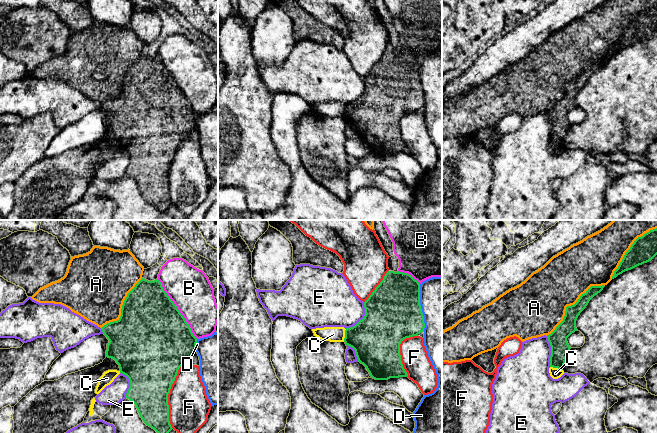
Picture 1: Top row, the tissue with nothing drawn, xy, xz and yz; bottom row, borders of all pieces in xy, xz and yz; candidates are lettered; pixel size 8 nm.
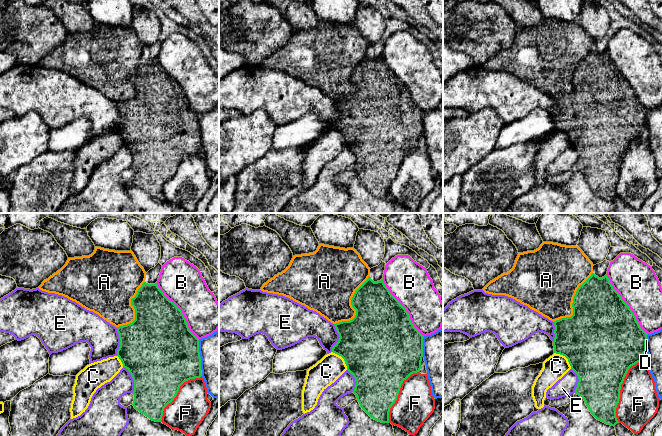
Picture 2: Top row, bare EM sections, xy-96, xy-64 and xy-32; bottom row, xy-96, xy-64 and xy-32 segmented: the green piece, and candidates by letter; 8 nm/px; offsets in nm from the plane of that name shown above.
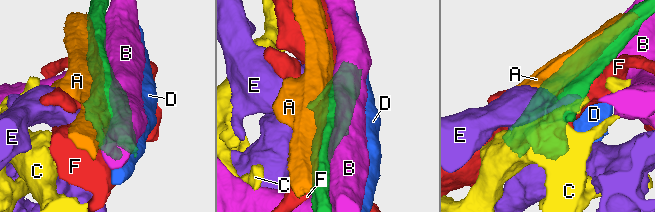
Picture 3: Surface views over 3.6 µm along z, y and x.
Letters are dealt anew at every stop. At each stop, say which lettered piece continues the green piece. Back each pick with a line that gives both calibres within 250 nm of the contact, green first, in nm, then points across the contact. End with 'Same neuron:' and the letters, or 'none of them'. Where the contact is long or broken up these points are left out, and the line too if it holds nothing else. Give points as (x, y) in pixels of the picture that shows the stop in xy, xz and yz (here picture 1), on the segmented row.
Same neuron: none of them

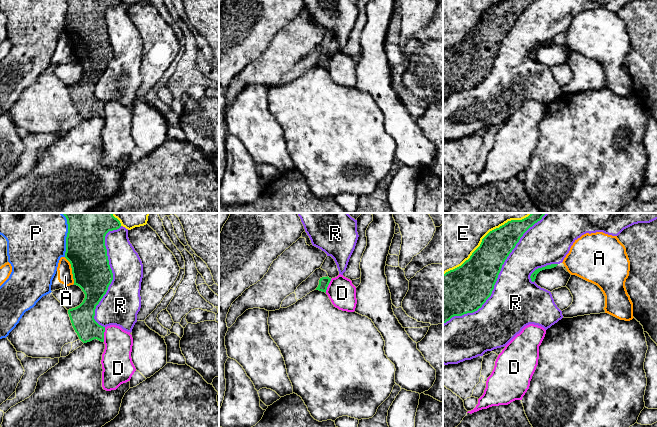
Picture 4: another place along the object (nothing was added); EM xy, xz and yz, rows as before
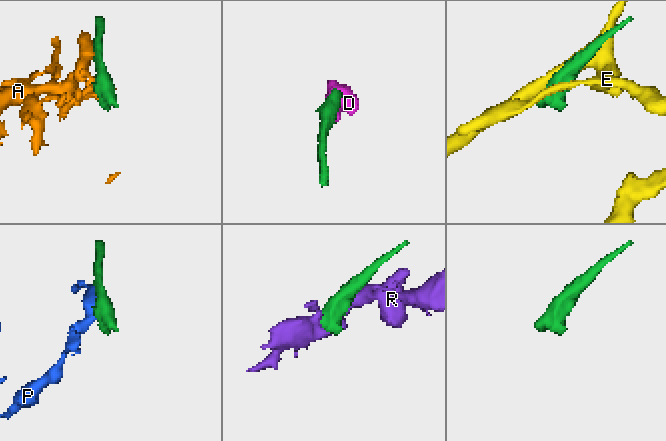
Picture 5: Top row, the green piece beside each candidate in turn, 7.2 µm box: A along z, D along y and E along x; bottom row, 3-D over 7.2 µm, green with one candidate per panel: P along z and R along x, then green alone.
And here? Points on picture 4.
Same neuron: none of them

